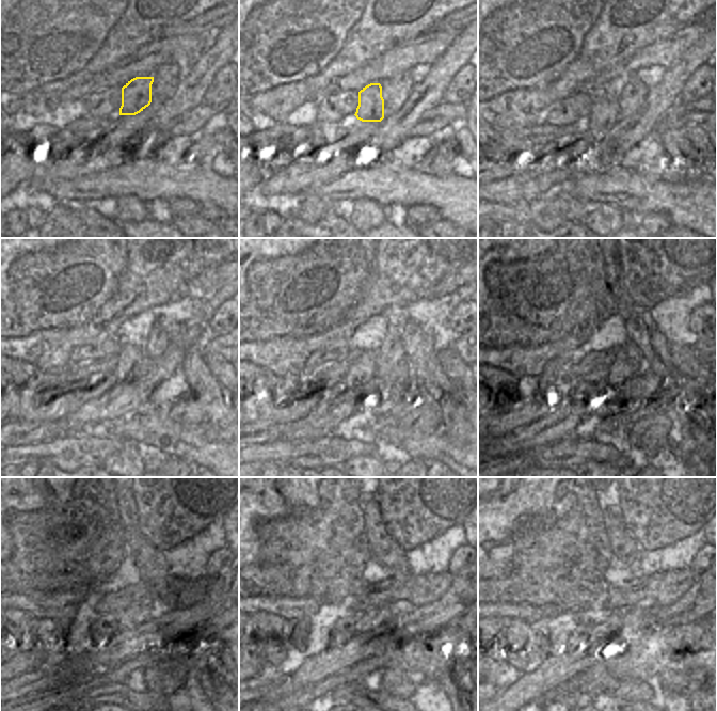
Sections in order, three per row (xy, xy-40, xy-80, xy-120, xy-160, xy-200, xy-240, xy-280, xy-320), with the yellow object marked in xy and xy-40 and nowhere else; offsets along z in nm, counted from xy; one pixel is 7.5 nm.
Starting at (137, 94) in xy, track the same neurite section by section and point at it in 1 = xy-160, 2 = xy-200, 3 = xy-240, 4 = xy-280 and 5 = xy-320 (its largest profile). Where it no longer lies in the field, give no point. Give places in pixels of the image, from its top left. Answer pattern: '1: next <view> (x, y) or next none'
1: next xy-160 (362, 369)
2: next xy-200 (586, 385)
3: next xy-240 (100, 631)
4: next xy-280 (344, 629)
5: next xy-320 (574, 640)

